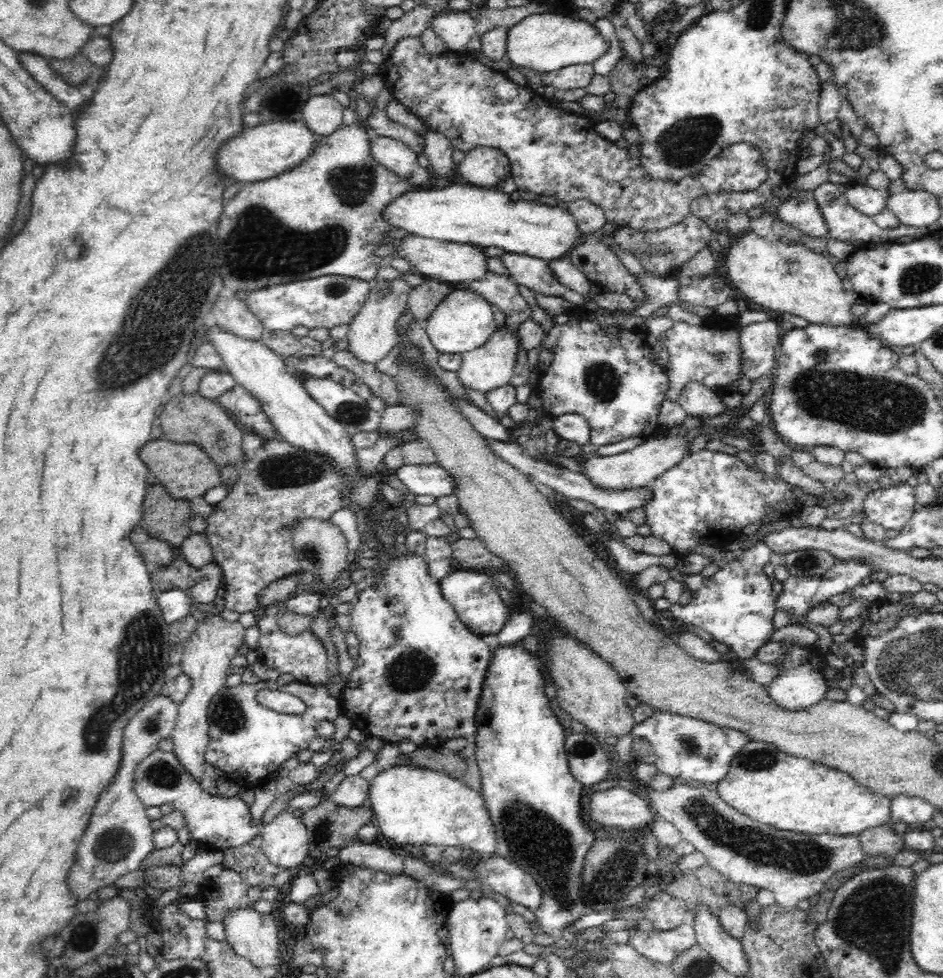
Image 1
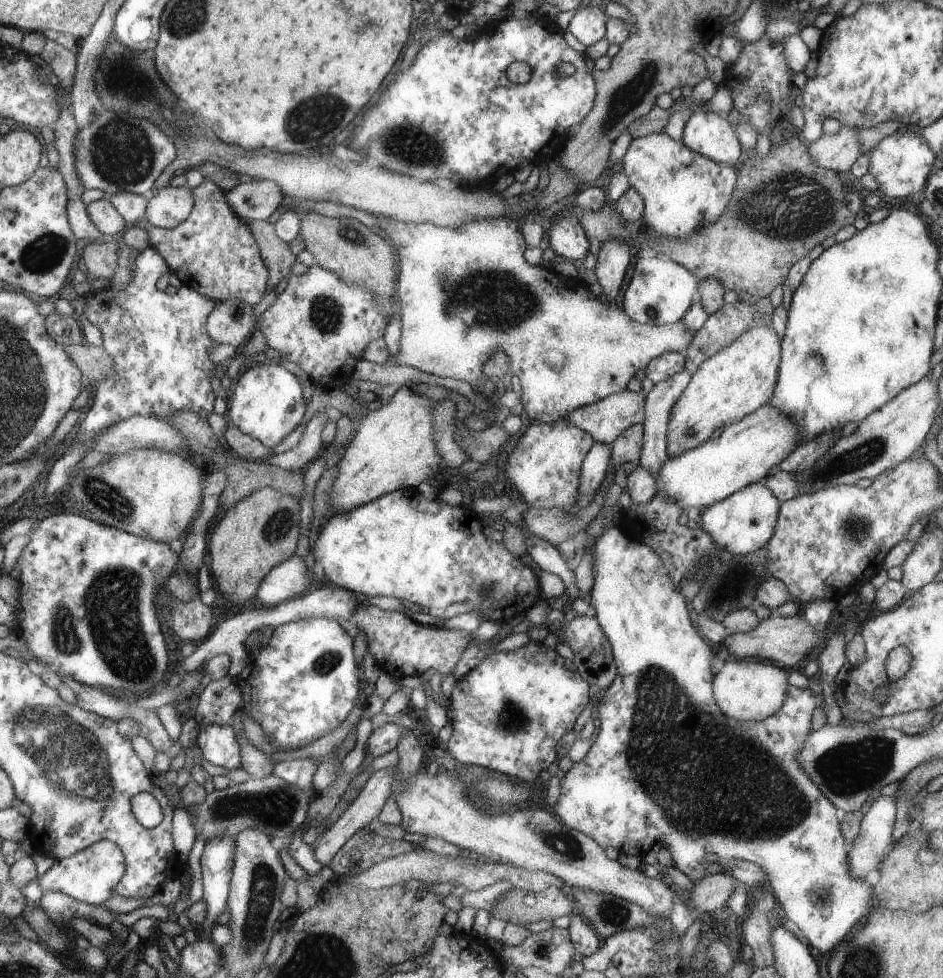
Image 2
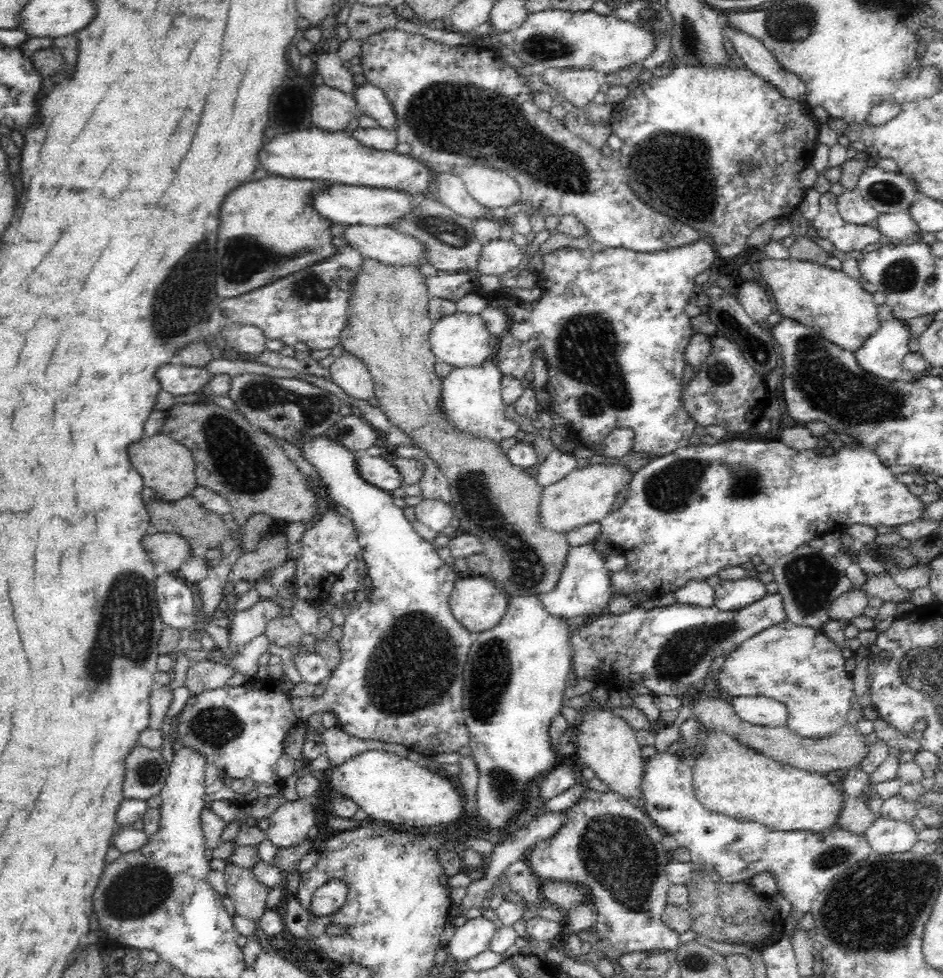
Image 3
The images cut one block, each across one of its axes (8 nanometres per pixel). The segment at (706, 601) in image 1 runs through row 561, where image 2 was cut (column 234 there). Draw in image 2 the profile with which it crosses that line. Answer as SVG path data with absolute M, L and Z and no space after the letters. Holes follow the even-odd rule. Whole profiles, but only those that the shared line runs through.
M206 724L199 728L196 746L204 758L220 768L239 768L239 750L236 732L230 724Z

